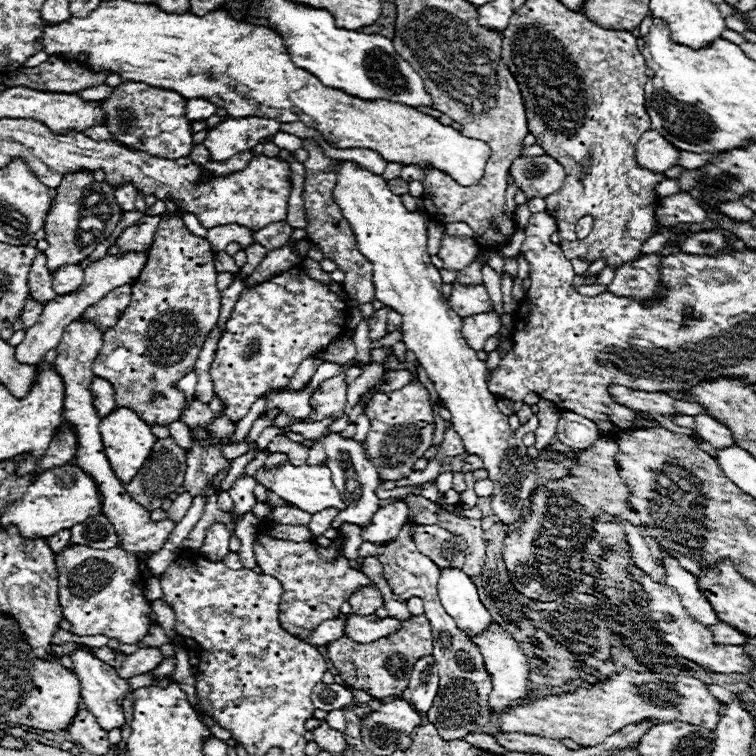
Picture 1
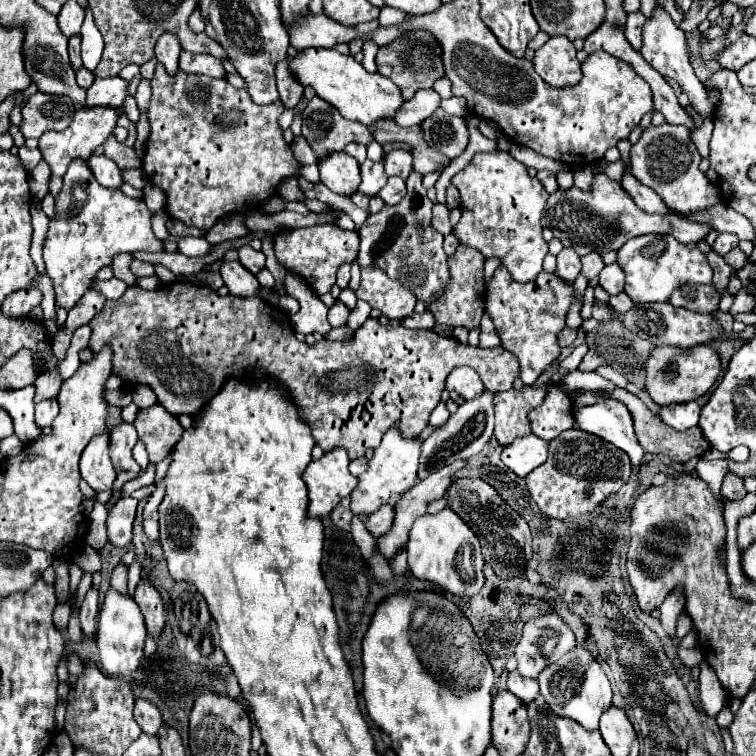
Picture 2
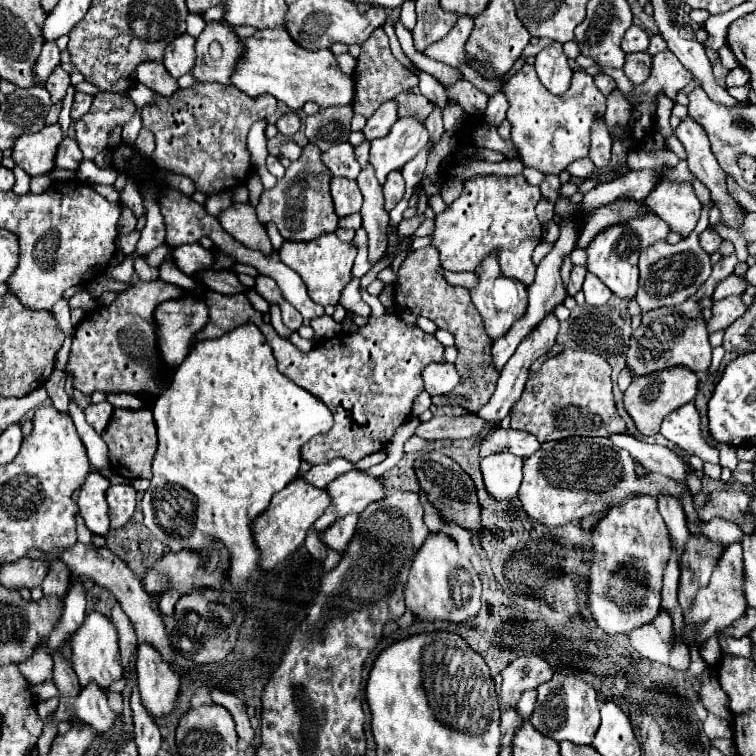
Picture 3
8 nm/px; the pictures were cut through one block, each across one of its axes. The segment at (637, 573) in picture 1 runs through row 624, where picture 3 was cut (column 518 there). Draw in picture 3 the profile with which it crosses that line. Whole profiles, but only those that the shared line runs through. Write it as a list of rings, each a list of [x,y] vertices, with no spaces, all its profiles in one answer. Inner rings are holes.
[[[528,654],[516,658],[502,670],[502,686],[500,686],[502,704],[514,708],[522,692],[538,688],[542,682],[548,682],[552,674],[554,674],[552,666],[542,656]]]

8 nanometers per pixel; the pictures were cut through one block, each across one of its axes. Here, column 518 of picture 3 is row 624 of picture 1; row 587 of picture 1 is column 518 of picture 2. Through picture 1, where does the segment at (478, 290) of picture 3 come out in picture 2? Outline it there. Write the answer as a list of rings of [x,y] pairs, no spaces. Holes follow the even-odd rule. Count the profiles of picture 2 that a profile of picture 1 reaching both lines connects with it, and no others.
[[[498,268],[492,274],[486,288],[486,310],[502,346],[518,358],[524,384],[534,384],[548,364],[558,358],[558,332],[566,326],[566,316],[574,300],[574,284],[560,280],[554,272],[540,272],[536,280],[526,284],[514,282],[506,268]]]

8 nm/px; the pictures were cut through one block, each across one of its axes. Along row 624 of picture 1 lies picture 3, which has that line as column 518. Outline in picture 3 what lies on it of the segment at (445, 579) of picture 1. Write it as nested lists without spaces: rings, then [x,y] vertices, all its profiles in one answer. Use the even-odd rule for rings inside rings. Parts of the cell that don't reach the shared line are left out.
[[[508,452],[482,458],[480,472],[484,488],[492,498],[496,498],[496,502],[516,496],[522,482],[522,464],[522,458],[512,456]]]

